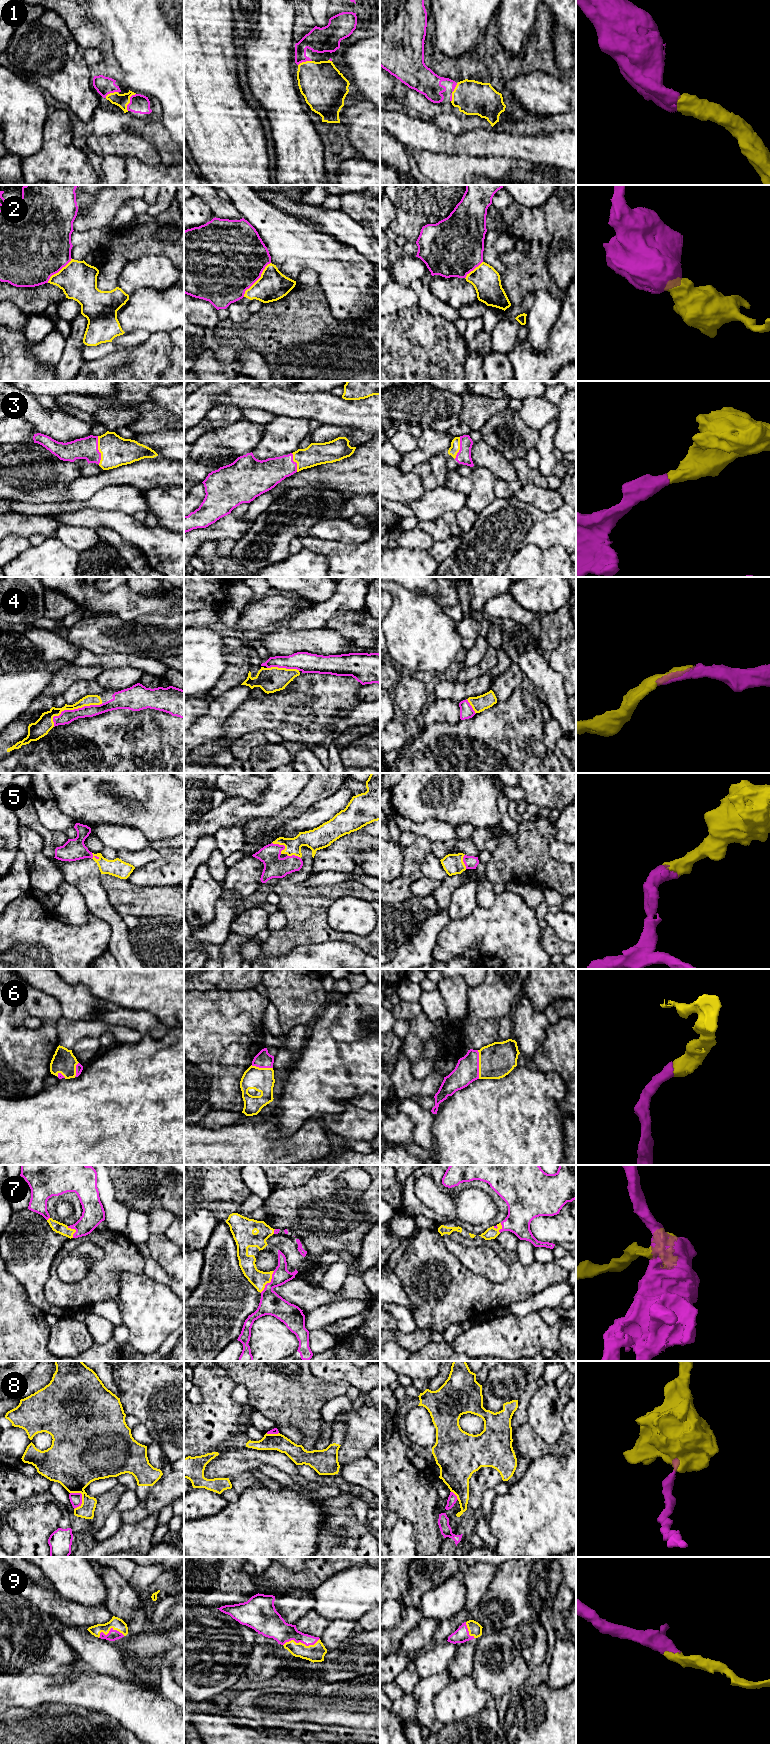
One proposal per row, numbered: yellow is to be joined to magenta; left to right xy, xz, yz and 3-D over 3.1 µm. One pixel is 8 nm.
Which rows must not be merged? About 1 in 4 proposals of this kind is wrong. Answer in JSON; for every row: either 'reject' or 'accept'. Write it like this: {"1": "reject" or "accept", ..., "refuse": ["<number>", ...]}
{"1": "accept", "2": "reject", "3": "accept", "4": "accept", "5": "accept", "6": "accept", "7": "accept", "8": "reject", "9": "accept", "refuse": ["2", "8"]}

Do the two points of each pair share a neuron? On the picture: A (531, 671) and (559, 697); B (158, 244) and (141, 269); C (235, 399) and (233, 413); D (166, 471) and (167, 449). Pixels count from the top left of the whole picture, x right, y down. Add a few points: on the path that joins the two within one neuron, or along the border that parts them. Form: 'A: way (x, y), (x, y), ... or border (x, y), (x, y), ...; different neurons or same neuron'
A: way (538, 676), (552, 690); same neuron
B: border (129, 261), (159, 254), (172, 264); different neurons
C: border (214, 406), (233, 405), (243, 409); different neurons
D: border (158, 454), (173, 460); different neurons

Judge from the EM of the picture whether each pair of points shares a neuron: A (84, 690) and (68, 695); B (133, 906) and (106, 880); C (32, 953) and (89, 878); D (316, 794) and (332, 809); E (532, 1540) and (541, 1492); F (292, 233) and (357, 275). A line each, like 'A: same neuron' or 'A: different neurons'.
A: same neuron
B: same neuron
C: different neurons
D: different neurons
E: same neuron
F: same neuron

